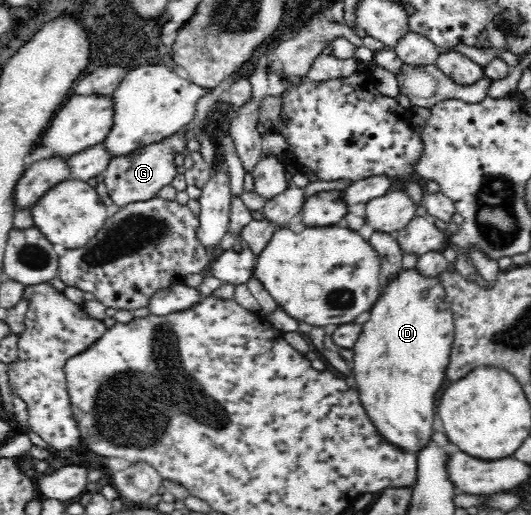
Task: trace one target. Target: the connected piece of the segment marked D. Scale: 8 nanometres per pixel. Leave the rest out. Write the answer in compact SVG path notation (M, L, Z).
M415 267L402 268L383 284L381 296L371 308L371 318L365 322L355 344L355 357L351 362L352 378L362 405L379 433L401 450L416 453L423 450L427 442L431 442L438 421L433 408L444 388L445 369L449 364L453 343L454 318L441 275L431 277Z

